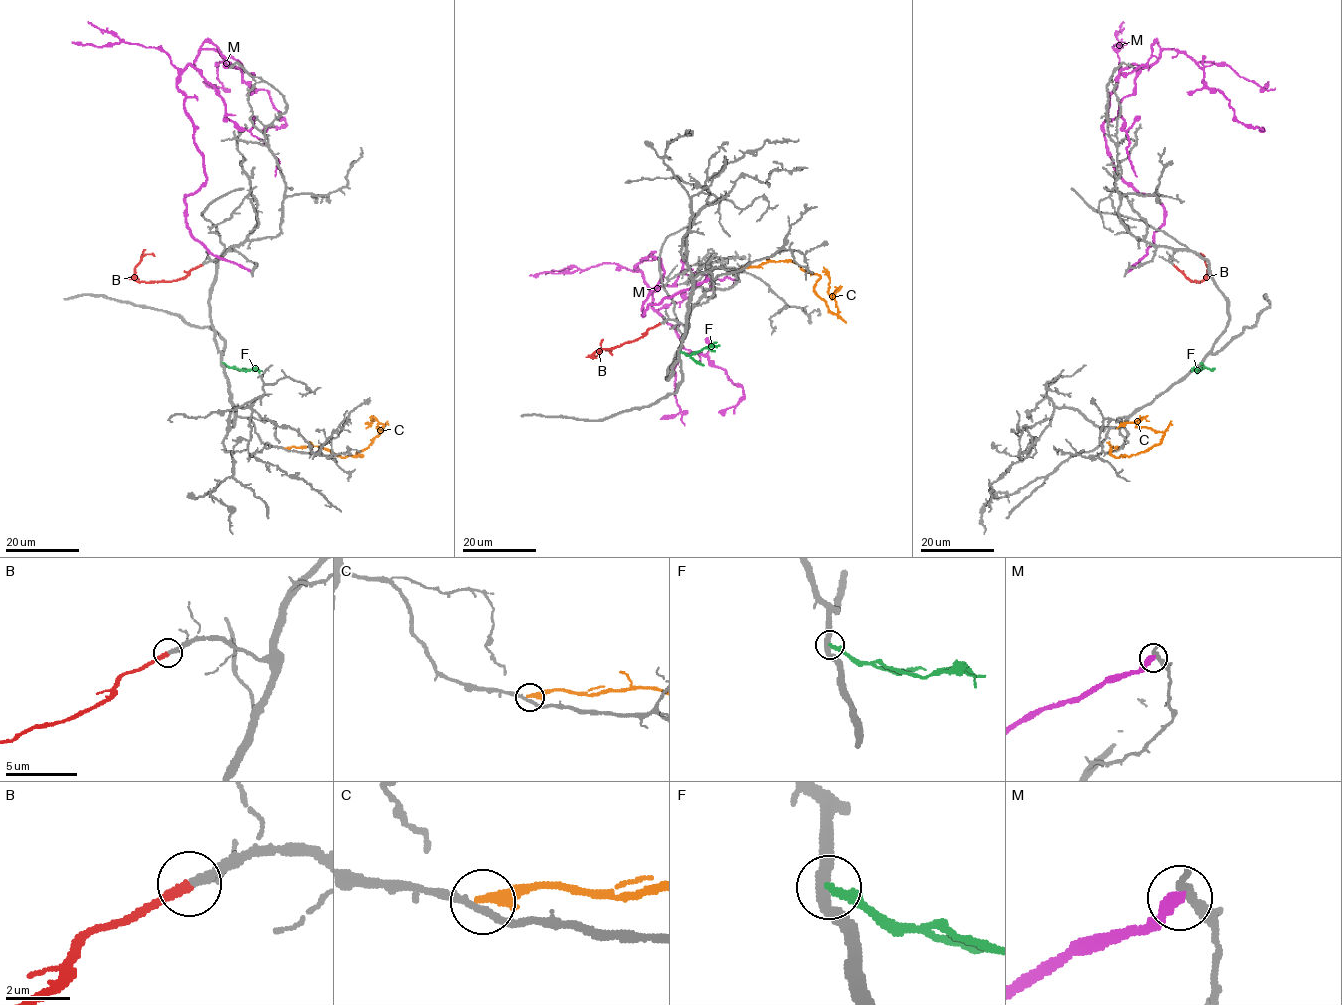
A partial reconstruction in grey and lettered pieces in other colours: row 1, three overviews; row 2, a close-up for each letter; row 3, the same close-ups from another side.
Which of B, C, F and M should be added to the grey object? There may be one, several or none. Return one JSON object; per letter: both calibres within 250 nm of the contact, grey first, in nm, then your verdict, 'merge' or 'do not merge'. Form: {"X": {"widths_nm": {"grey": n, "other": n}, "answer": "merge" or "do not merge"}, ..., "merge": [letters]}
{"B": {"widths_nm": {"grey": 200, "other": 280}, "answer": "merge"}, "C": {"widths_nm": {"grey": 240, "other": 360}, "answer": "do not merge"}, "F": {"widths_nm": {"grey": 340, "other": 280}, "answer": "do not merge"}, "M": {"widths_nm": {"grey": 280, "other": 320}, "answer": "do not merge"}, "merge": ["B"]}

